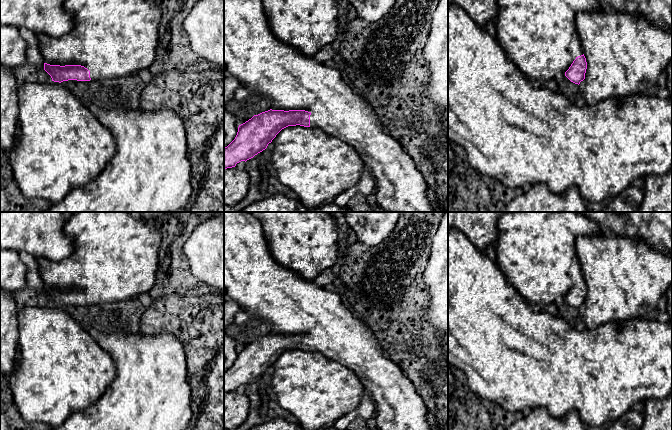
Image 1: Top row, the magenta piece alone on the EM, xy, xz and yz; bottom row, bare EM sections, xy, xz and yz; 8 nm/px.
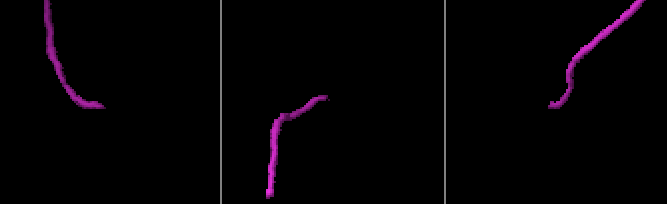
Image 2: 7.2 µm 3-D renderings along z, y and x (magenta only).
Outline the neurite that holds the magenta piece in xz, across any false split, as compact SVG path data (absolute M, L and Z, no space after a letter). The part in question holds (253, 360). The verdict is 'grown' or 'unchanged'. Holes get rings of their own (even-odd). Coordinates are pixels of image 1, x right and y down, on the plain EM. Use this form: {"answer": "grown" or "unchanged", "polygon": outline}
{"answer": "grown", "polygon": "M224 212L224 289L226 290L227 299L236 301L241 309L250 312L253 318L260 322L268 322L272 327L270 334L254 339L251 343L239 349L235 363L227 371L224 371L224 394L235 391L241 385L246 386L265 374L276 359L288 350L316 351L347 367L359 378L364 388L365 396L368 396L375 406L374 418L379 430L431 430L427 421L427 410L422 398L417 394L412 382L403 374L401 369L385 356L383 348L374 332L345 305L342 296L338 292L325 290L323 287L317 286L314 281L306 280L299 273L278 264L271 255L261 222L250 212Z"}

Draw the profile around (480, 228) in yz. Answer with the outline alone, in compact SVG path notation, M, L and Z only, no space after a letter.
M448 212L448 228L459 230L479 251L485 251L489 245L497 242L497 223L504 213L507 212Z

